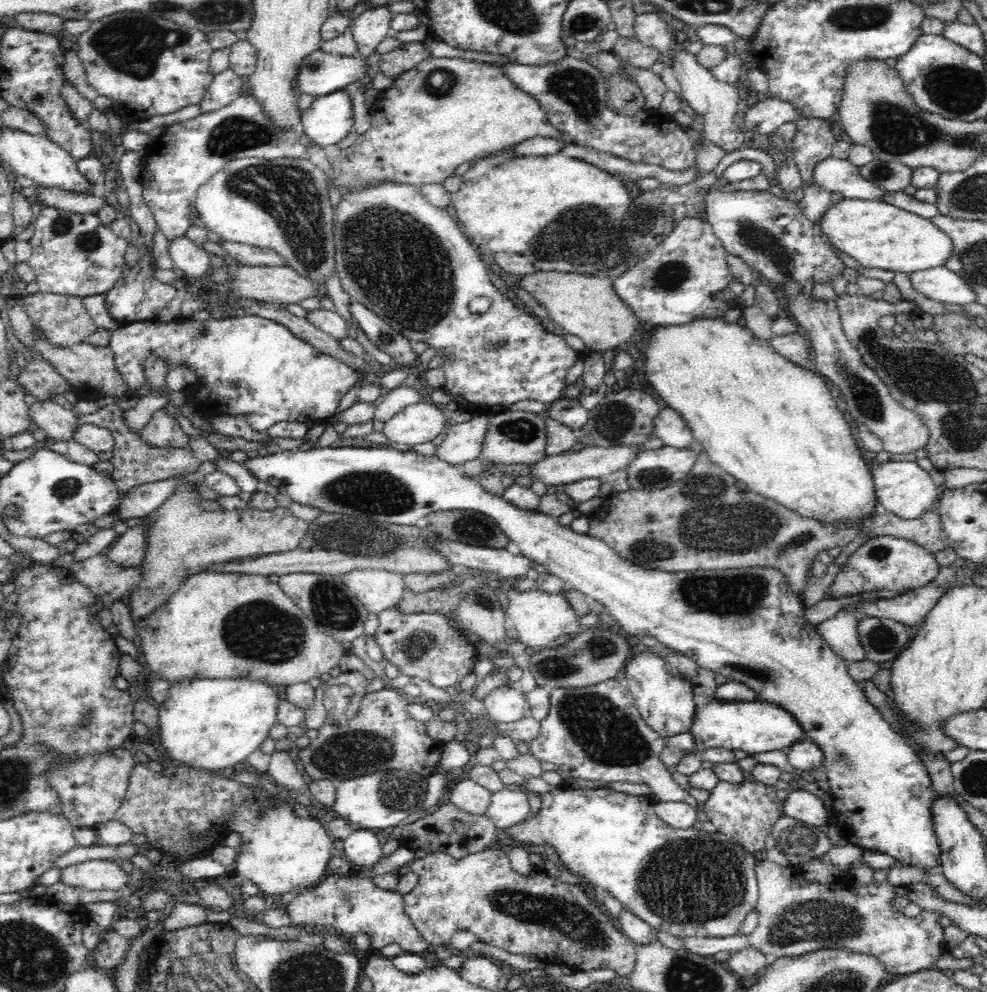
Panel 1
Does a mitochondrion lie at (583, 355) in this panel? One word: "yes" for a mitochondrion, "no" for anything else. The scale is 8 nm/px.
no

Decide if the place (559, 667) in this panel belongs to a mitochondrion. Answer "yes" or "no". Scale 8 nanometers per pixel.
yes

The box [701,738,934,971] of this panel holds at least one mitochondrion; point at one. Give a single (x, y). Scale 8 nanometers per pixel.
(811, 920)

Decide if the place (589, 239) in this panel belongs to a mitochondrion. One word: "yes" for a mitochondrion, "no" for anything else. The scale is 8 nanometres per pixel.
yes

